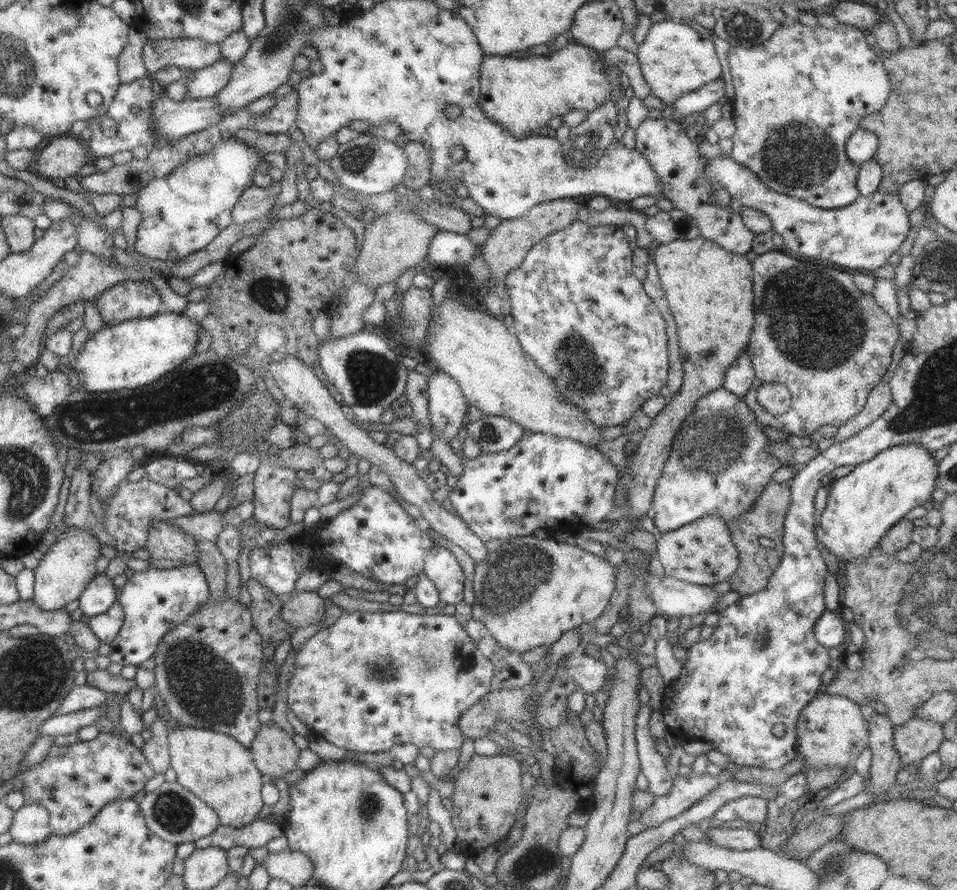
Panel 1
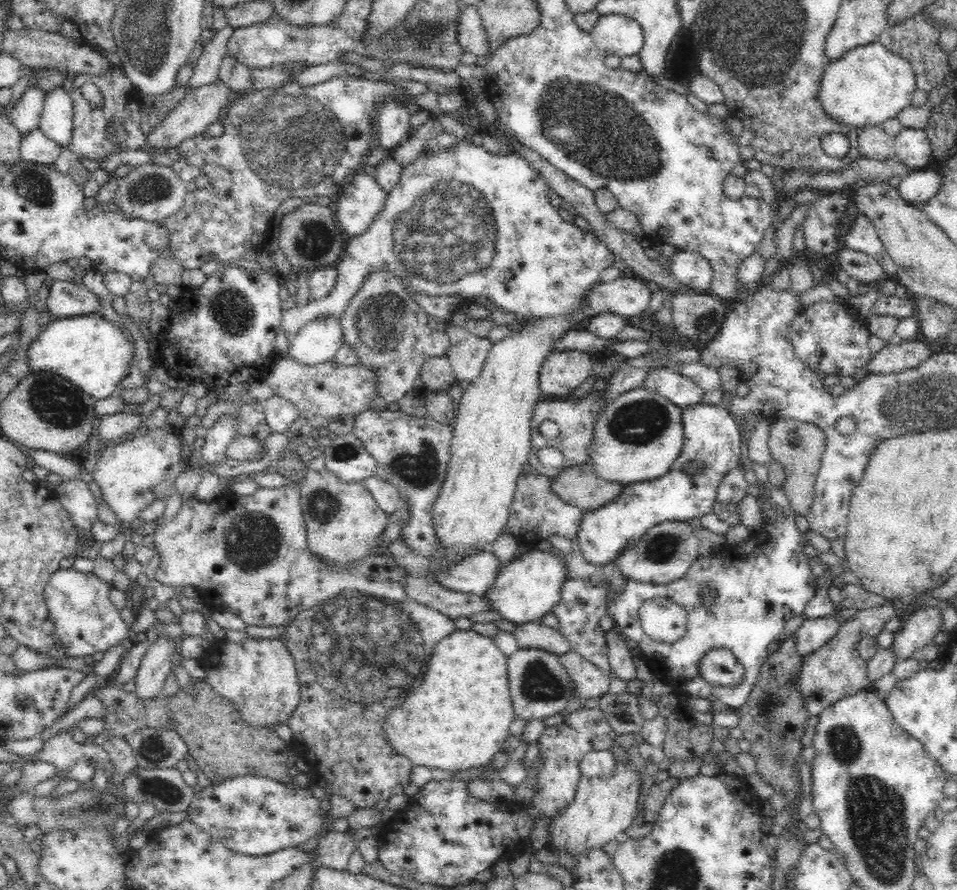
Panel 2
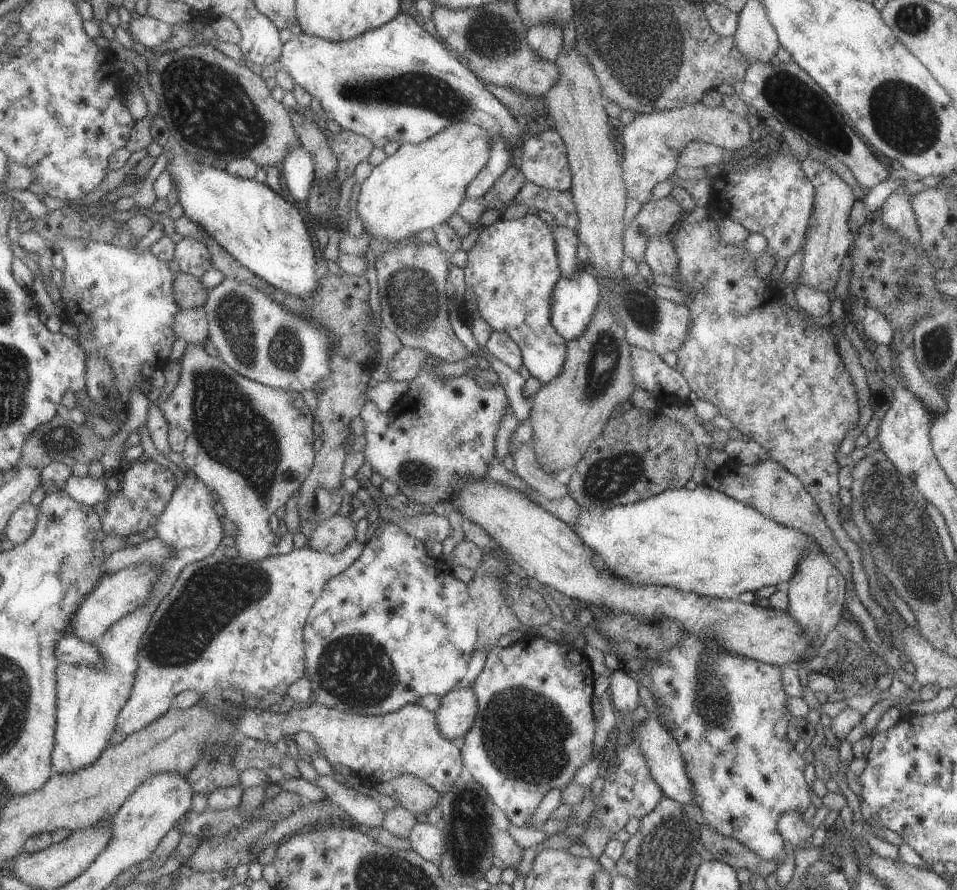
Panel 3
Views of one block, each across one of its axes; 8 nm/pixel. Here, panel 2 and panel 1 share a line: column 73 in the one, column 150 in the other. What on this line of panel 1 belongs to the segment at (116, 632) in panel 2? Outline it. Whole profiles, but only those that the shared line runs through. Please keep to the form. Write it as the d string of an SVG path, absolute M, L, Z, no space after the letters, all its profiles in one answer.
M196 564L166 569L148 567L146 570L133 572L127 577L123 587L118 589L116 601L121 605L124 618L119 632L109 643L110 662L139 666L152 658L159 639L175 624L180 624L193 611L197 611L209 598L206 578Z

